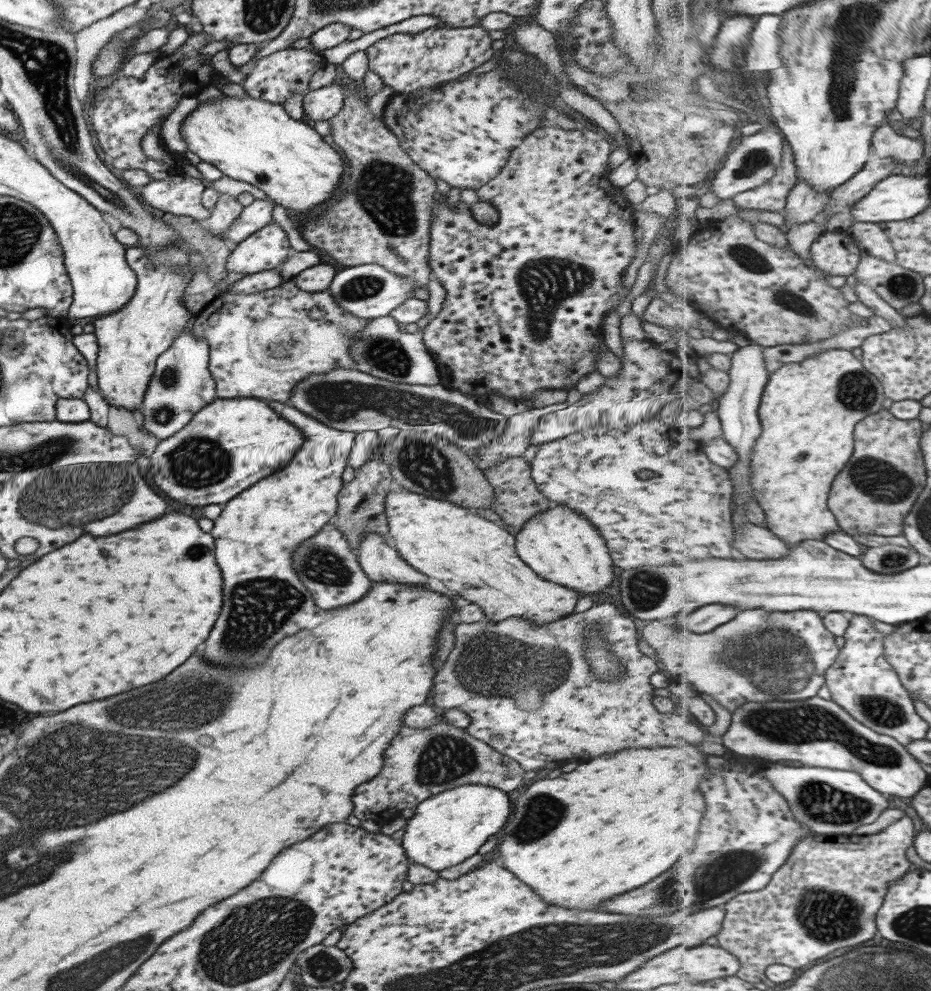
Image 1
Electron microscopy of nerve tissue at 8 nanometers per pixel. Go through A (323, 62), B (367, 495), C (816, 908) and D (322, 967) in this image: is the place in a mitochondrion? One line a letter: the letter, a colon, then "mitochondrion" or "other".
A: other
B: other
C: mitochondrion
D: mitochondrion

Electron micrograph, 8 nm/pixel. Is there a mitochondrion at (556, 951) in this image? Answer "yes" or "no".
yes

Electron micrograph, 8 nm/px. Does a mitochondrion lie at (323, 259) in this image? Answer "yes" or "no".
no

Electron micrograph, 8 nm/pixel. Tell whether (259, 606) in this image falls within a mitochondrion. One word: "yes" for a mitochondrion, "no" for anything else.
yes

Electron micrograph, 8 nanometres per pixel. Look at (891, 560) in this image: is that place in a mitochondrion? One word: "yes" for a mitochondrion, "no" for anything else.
yes

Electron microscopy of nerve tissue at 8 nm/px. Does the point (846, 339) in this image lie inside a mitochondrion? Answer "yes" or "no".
no

